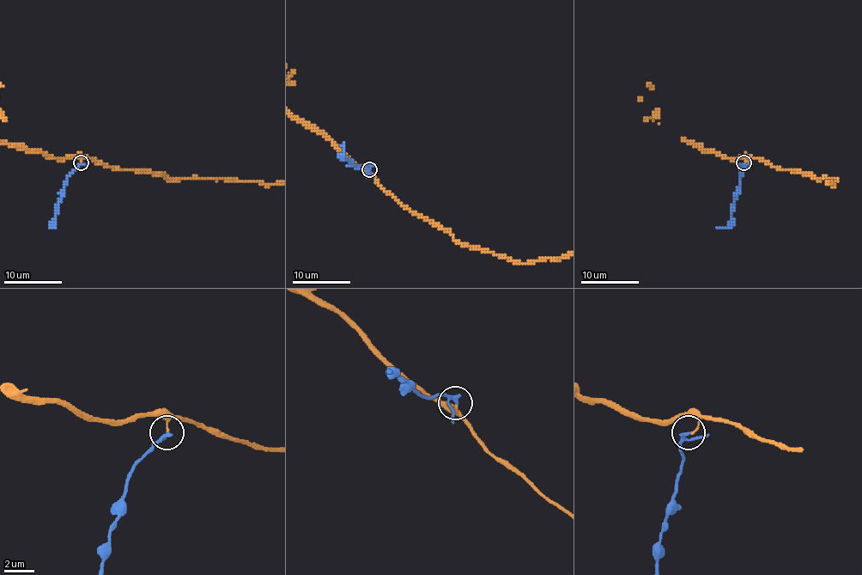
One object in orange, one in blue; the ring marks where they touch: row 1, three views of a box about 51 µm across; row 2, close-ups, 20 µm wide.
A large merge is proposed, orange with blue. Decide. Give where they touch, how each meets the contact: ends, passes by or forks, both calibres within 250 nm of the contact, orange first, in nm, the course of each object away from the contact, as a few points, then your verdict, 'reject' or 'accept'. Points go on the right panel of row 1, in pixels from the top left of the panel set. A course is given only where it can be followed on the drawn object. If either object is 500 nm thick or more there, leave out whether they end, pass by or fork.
place (743, 162); orange ends; blue passes by; calibres 110 and 200 nm; course blue (743, 163), (733, 202), (731, 221), (725, 228), (717, 227); reject

